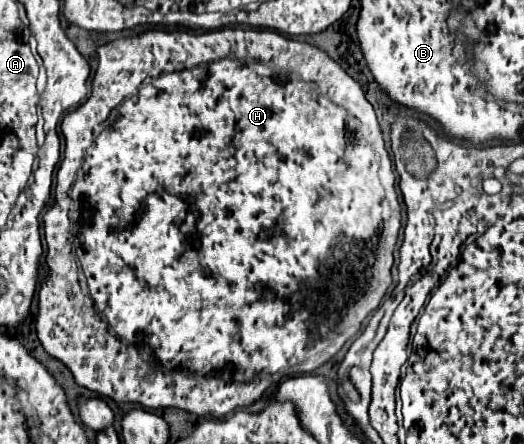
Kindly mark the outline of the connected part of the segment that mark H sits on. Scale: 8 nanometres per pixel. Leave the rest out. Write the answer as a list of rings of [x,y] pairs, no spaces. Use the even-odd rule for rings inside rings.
[[[236,27],[236,28],[234,28],[234,29],[232,29],[232,28],[222,28],[222,29],[218,29],[218,30],[212,30],[212,31],[209,31],[209,32],[208,32],[208,31],[205,31],[205,32],[203,32],[203,33],[201,33],[201,34],[198,34],[198,36],[194,36],[194,34],[193,34],[193,33],[190,33],[190,32],[187,32],[187,31],[174,31],[174,32],[172,32],[172,34],[170,34],[170,32],[146,32],[146,34],[142,34],[142,36],[134,36],[134,38],[120,38],[120,40],[114,40],[114,42],[110,42],[110,44],[106,44],[106,46],[100,46],[100,48],[98,48],[98,70],[96,70],[96,76],[94,76],[94,82],[92,82],[92,94],[90,94],[90,98],[88,98],[88,100],[86,100],[86,102],[84,102],[84,104],[82,104],[82,106],[78,106],[78,108],[76,108],[76,110],[74,110],[74,112],[70,112],[70,114],[68,114],[68,116],[66,116],[66,118],[64,118],[64,120],[62,120],[62,134],[64,134],[64,140],[66,140],[66,148],[64,148],[64,160],[62,160],[62,164],[60,164],[60,168],[58,168],[58,174],[56,174],[56,202],[54,202],[54,206],[52,206],[52,210],[48,210],[48,212],[46,212],[46,216],[44,216],[44,236],[46,236],[46,244],[48,244],[48,252],[46,252],[46,266],[48,266],[48,276],[46,276],[46,278],[44,278],[44,282],[42,282],[42,286],[40,286],[40,292],[38,292],[38,300],[40,300],[40,302],[38,302],[38,308],[40,308],[40,310],[38,310],[38,318],[36,318],[36,330],[38,330],[38,338],[40,338],[40,342],[42,342],[42,346],[44,346],[44,350],[46,350],[46,352],[48,352],[48,354],[50,354],[50,356],[54,356],[54,358],[58,358],[58,360],[60,360],[60,362],[64,362],[64,364],[66,364],[66,366],[68,366],[68,368],[70,368],[70,372],[72,372],[72,374],[74,374],[74,380],[76,380],[76,382],[78,382],[78,384],[80,384],[80,386],[84,386],[84,388],[88,388],[88,390],[92,390],[92,392],[96,392],[96,394],[102,394],[102,396],[108,396],[108,398],[112,398],[112,400],[114,400],[114,402],[132,402],[132,404],[142,404],[142,406],[144,406],[144,408],[182,408],[182,410],[188,410],[188,412],[194,412],[194,414],[198,414],[198,416],[226,416],[226,414],[228,414],[228,412],[232,412],[232,410],[234,410],[234,408],[240,408],[240,406],[250,406],[250,404],[252,404],[252,402],[254,402],[254,400],[256,400],[256,398],[260,398],[260,396],[262,396],[262,394],[264,394],[264,390],[266,390],[266,388],[268,388],[268,386],[270,386],[270,384],[274,384],[274,382],[278,382],[278,380],[280,380],[280,378],[282,378],[282,374],[284,374],[284,376],[296,376],[296,374],[306,374],[306,372],[310,372],[310,370],[314,370],[314,368],[318,368],[318,366],[322,366],[322,364],[324,364],[324,362],[326,362],[326,360],[330,360],[330,358],[332,358],[332,356],[334,356],[334,354],[336,354],[336,352],[338,352],[338,350],[340,350],[340,348],[342,348],[342,346],[344,346],[344,342],[346,342],[346,340],[348,340],[348,338],[352,338],[352,336],[354,336],[354,334],[356,334],[356,332],[358,332],[358,328],[360,328],[360,324],[362,324],[362,320],[364,320],[364,318],[366,318],[366,316],[368,316],[368,314],[370,314],[370,312],[372,312],[372,310],[376,310],[376,308],[378,308],[378,304],[380,304],[380,300],[382,300],[382,296],[384,296],[384,294],[386,294],[386,290],[388,290],[388,286],[390,286],[390,284],[392,284],[392,275],[391,275],[391,269],[392,269],[392,264],[394,264],[394,258],[392,258],[392,252],[394,252],[394,244],[396,244],[396,240],[398,240],[398,230],[400,230],[400,204],[398,204],[398,196],[396,196],[396,190],[394,190],[394,172],[392,172],[392,166],[390,166],[390,158],[388,158],[388,152],[386,152],[386,148],[384,148],[384,138],[383,138],[383,135],[382,135],[382,132],[380,132],[380,126],[378,126],[378,116],[376,116],[376,114],[374,114],[374,108],[372,108],[372,104],[368,104],[368,100],[366,100],[366,98],[364,98],[364,92],[362,92],[362,88],[361,88],[361,86],[360,86],[360,84],[358,84],[358,82],[354,82],[354,80],[352,80],[352,78],[350,78],[350,76],[348,76],[348,74],[346,74],[346,72],[344,72],[344,70],[342,70],[342,68],[340,68],[340,66],[338,66],[338,64],[336,64],[336,62],[334,62],[334,60],[332,60],[332,58],[330,58],[330,56],[328,56],[328,54],[324,54],[324,52],[322,52],[322,50],[318,50],[318,48],[314,48],[314,46],[310,46],[310,44],[306,44],[306,42],[296,42],[296,40],[288,40],[288,38],[284,38],[284,36],[282,36],[282,34],[278,34],[278,32],[272,32],[272,30],[270,30],[270,29],[257,29],[257,30],[256,30],[256,29],[253,29],[253,28],[249,28],[249,29],[248,29],[248,28],[241,28],[241,27]],[[262,62],[272,62],[272,68],[280,68],[280,70],[284,70],[284,68],[286,68],[286,72],[278,72],[278,70],[272,70],[272,68],[266,68],[266,64],[262,64]],[[70,212],[78,212],[78,218],[76,218],[76,220],[74,220],[74,237],[73,237],[73,234],[72,234],[72,232],[71,232],[71,229],[70,229],[70,228],[71,228],[71,226],[72,226],[72,221],[71,221],[71,220],[70,220],[70,218],[69,218],[69,213],[70,213]],[[74,254],[76,254],[76,258],[78,258],[78,262],[80,262],[80,266],[82,266],[82,272],[84,272],[84,276],[86,276],[86,282],[88,282],[88,290],[90,290],[90,296],[88,296],[88,294],[84,294],[84,292],[82,292],[82,286],[80,286],[80,280],[78,280],[78,264],[76,264],[76,260],[74,260]],[[354,276],[368,276],[368,282],[367,282],[367,283],[366,283],[366,284],[362,284],[362,280],[354,280]]]

